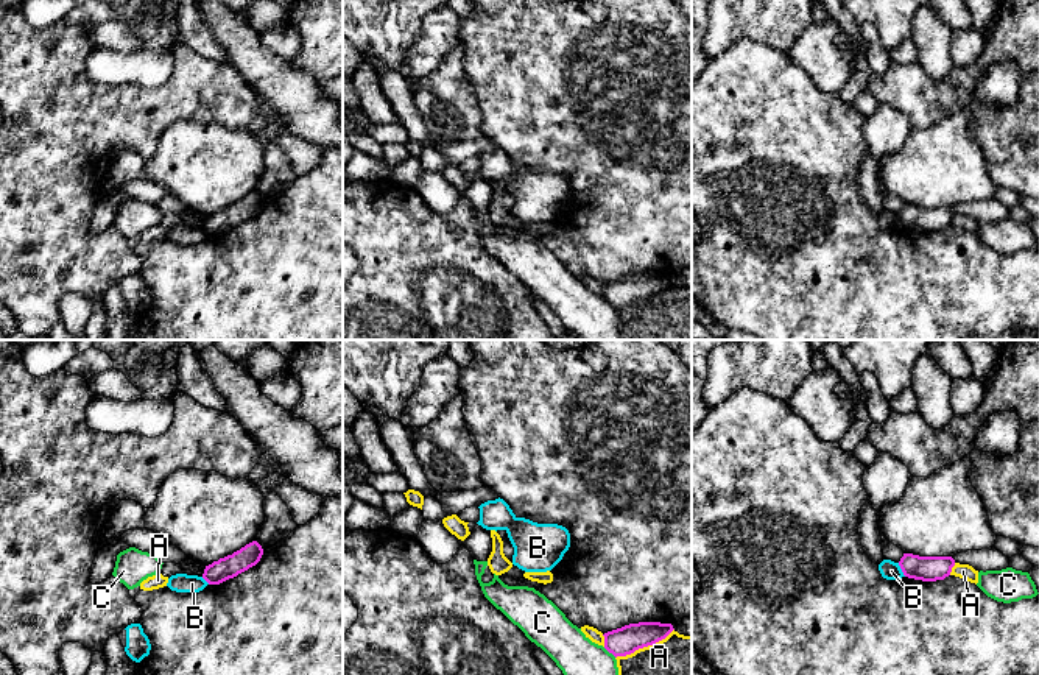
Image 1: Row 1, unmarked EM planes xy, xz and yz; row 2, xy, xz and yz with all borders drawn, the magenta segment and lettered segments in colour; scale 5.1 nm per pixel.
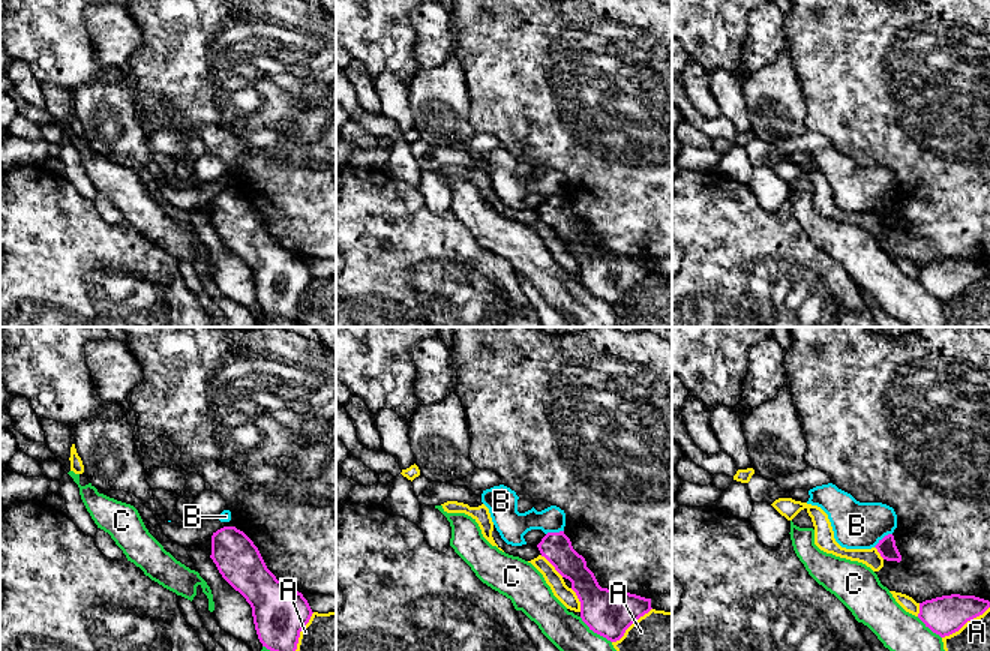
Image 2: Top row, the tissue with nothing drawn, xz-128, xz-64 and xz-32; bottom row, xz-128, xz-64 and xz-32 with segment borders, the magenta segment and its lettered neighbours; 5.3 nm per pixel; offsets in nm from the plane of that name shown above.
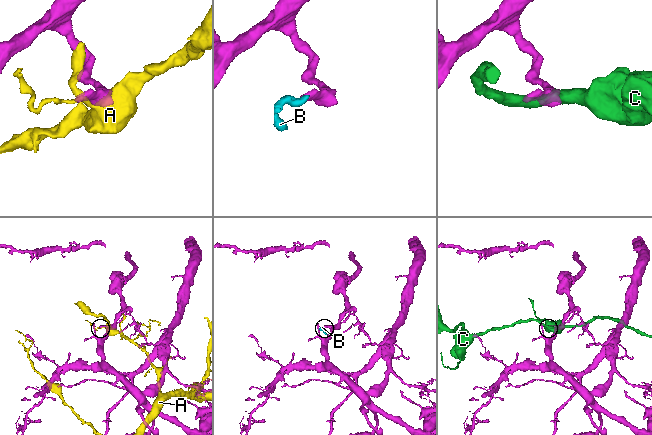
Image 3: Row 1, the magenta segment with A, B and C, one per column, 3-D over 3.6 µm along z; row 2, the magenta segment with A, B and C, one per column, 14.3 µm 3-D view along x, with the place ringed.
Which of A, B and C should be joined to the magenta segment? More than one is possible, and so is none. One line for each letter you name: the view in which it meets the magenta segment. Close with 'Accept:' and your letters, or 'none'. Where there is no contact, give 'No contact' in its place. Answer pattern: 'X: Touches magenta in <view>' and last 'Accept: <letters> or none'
Accept: none

